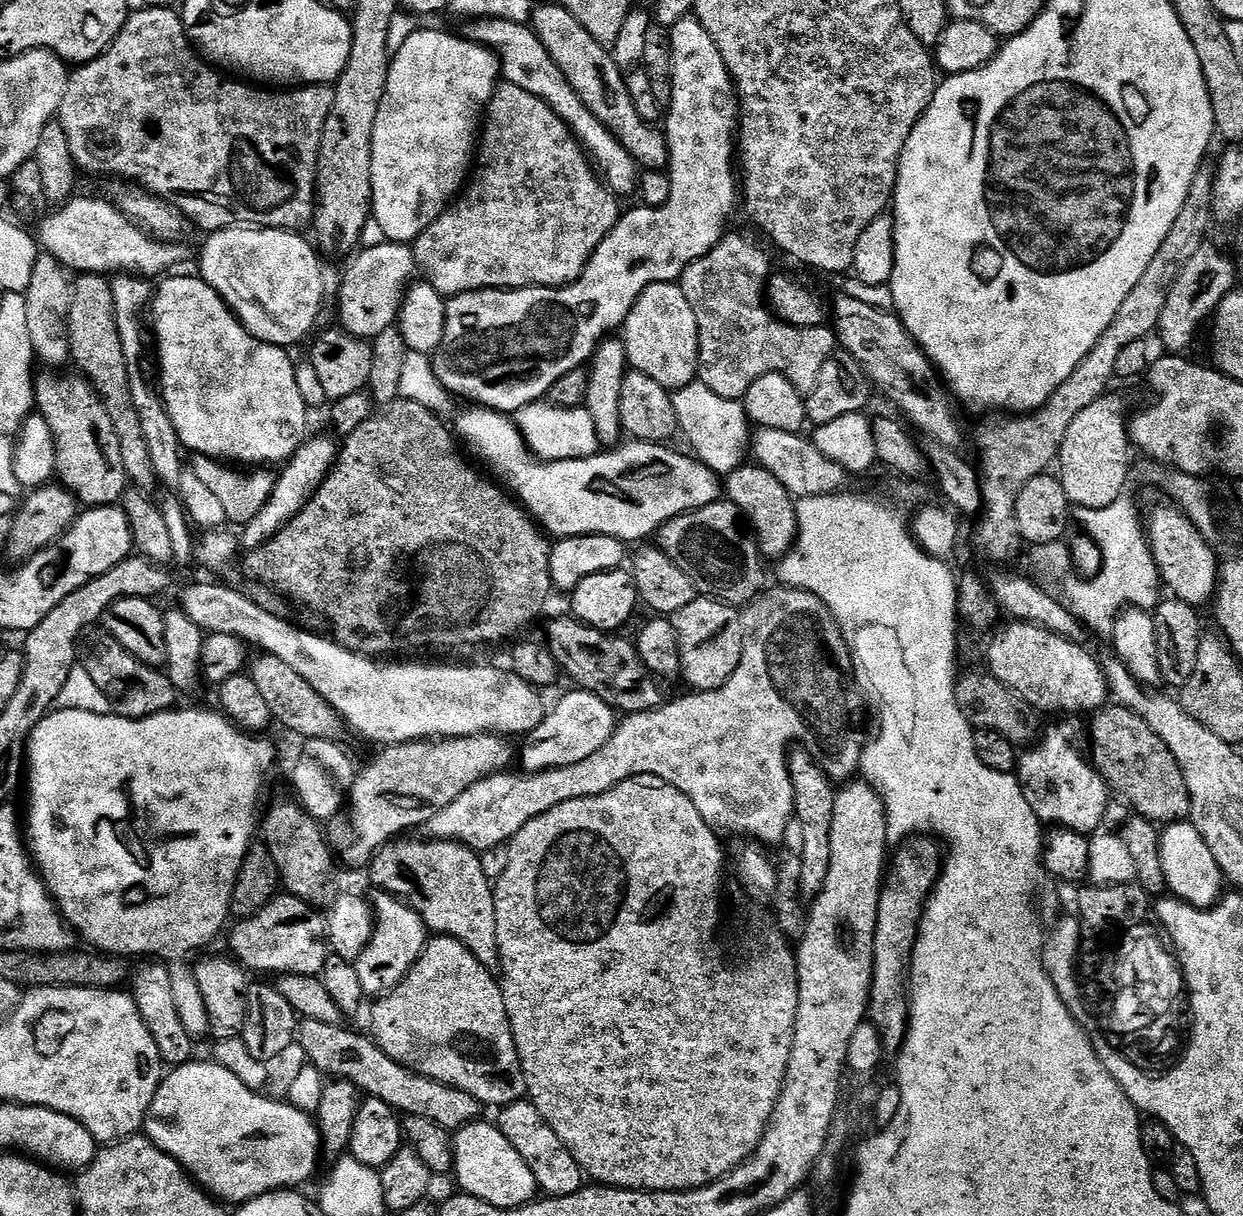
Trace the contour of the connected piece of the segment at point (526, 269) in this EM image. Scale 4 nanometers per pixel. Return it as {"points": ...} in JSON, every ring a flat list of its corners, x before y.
{"points":[[504,82,489,95,484,110,484,133,481,136,479,133,478,136,478,147,475,149,474,163,470,168,472,177,469,178,464,193,425,232,423,229,417,235,414,241,415,267,424,275,421,277,426,283,444,298,451,298,460,292,477,292,479,288,559,288,575,280,583,272,585,264,592,256,592,251,599,246,609,230,620,219,621,201,608,191,608,187,596,175,584,149,580,147,572,131,564,125,562,118,558,118,558,114,554,114,554,110,542,98]]}

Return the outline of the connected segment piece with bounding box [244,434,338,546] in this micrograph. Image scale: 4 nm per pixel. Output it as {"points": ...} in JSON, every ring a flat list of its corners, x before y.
{"points":[[313,435,313,440,308,440,296,452,292,465,280,476,280,481,271,485,268,499,260,507,260,511,247,521,244,532,246,539,252,546,259,546,269,539,277,530,284,527,292,517,297,516,308,503,317,487,324,483,324,477,332,471,338,455,337,445,332,445,327,440,327,435]]}

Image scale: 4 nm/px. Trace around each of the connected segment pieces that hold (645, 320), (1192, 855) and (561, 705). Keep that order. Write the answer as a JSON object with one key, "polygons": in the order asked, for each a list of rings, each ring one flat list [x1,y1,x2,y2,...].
{"polygons":[[[679,283,652,284,637,297,622,325,624,358,629,369,654,378,669,390,691,383,696,376,696,319]],[[1191,822,1169,823,1160,833,1160,853,1164,883,1175,899,1201,910,1211,909,1217,903,1226,881,1218,862,1214,862,1214,854,1210,854,1210,846,1202,842,1202,834]],[[574,688,571,691,553,709,551,707,545,713,543,722,534,731,527,733,524,741,520,742,520,754,527,773,573,765,596,752,608,739,612,729,612,710,608,704,584,689]]]}

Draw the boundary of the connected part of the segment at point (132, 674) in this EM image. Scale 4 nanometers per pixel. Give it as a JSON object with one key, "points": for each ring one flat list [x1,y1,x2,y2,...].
{"points":[[119,646,104,648,96,652,85,664,83,671,90,674,90,682,104,696,104,703,117,716,131,720,140,720,143,716,153,716,158,712,167,712,177,703,178,690,169,682,163,671,155,672,145,663,129,655]]}

